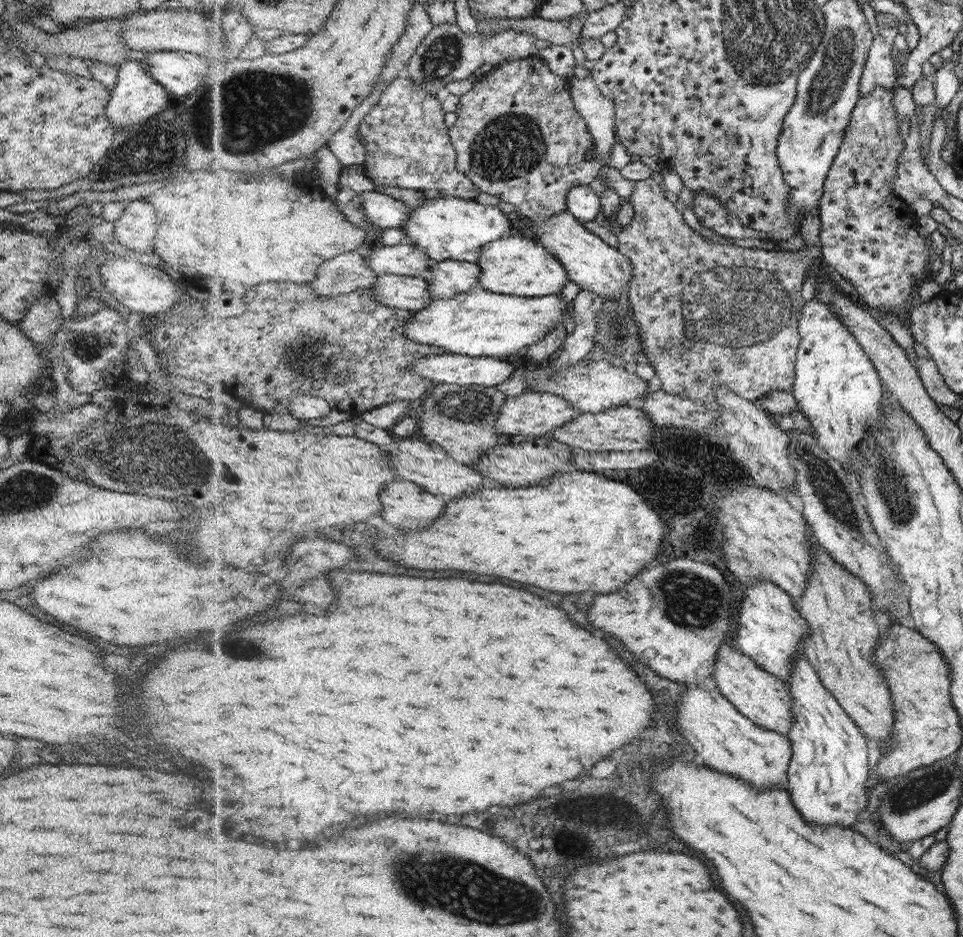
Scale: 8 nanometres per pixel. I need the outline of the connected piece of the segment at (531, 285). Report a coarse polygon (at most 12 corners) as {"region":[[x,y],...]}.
{"region":[[512,234],[475,263],[480,288],[558,295],[568,270],[544,244]]}

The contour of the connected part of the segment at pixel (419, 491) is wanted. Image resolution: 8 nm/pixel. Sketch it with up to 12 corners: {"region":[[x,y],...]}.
{"region":[[418,482],[388,483],[383,518],[400,528],[430,526],[446,499]]}

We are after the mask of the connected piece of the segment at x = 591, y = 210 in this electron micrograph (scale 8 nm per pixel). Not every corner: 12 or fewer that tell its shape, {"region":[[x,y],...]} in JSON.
{"region":[[589,185],[568,191],[567,210],[578,222],[600,214],[602,198]]}

